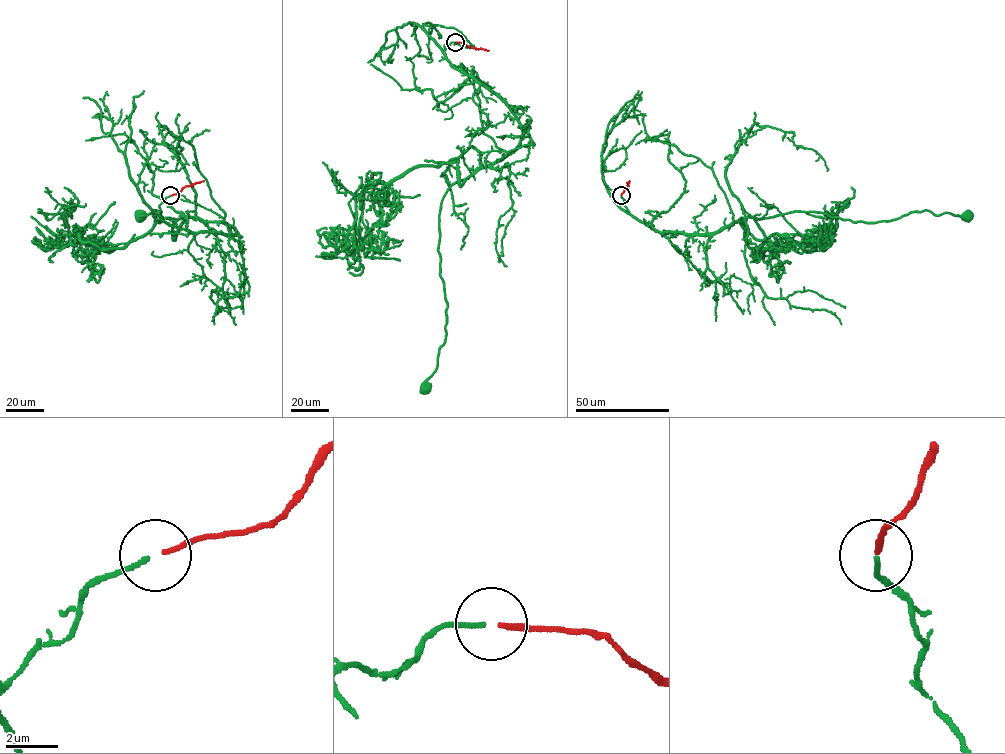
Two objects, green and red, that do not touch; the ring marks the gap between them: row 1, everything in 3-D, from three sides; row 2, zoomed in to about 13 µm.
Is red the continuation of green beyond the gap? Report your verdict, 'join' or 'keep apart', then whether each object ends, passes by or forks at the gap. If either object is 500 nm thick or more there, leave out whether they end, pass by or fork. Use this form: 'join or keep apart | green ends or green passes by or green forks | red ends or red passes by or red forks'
join | green ends | red ends

